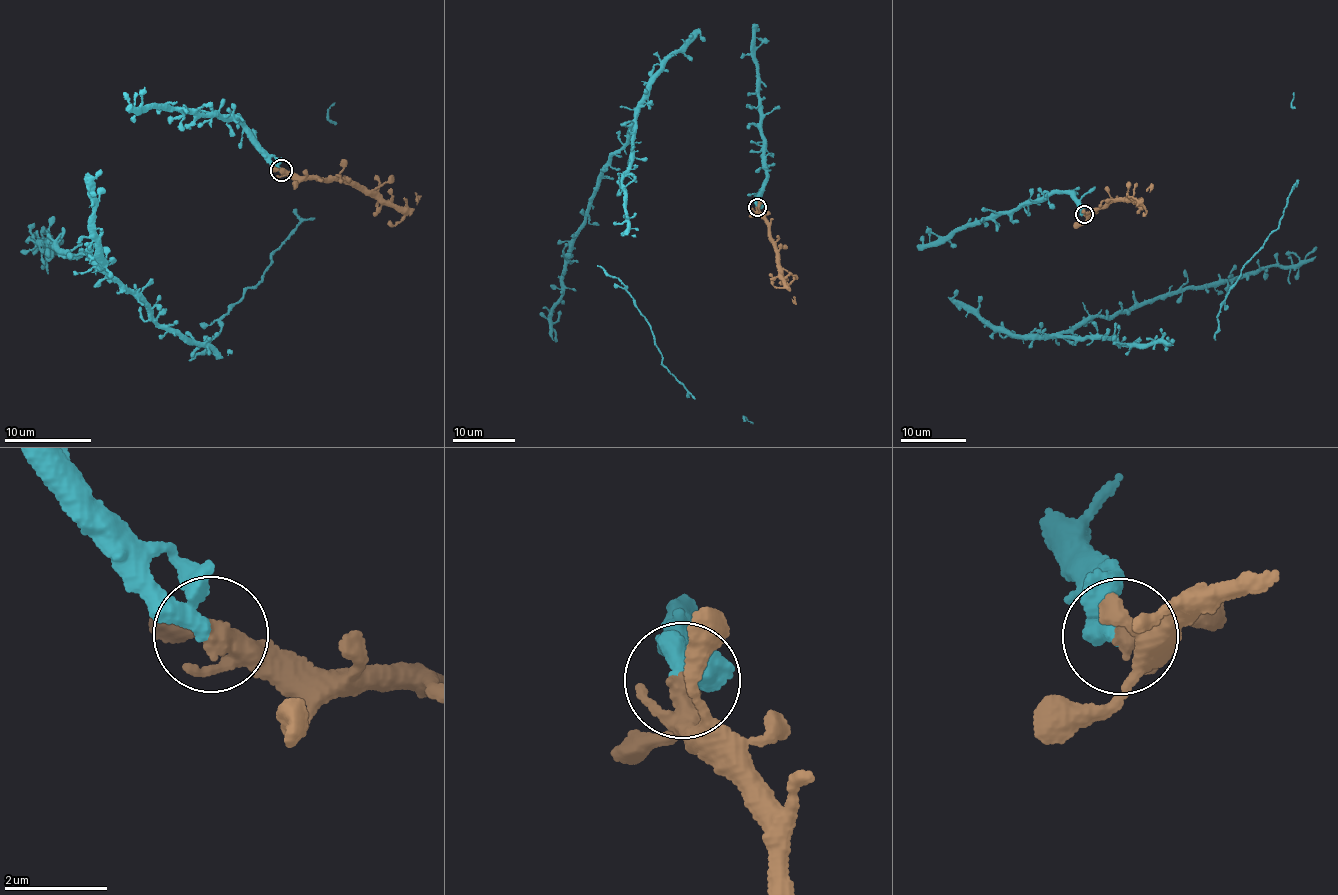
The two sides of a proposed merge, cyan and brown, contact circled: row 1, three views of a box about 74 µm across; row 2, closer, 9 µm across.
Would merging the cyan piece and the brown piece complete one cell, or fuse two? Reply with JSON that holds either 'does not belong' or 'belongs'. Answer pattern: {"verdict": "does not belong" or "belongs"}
{"verdict": "belongs"}

